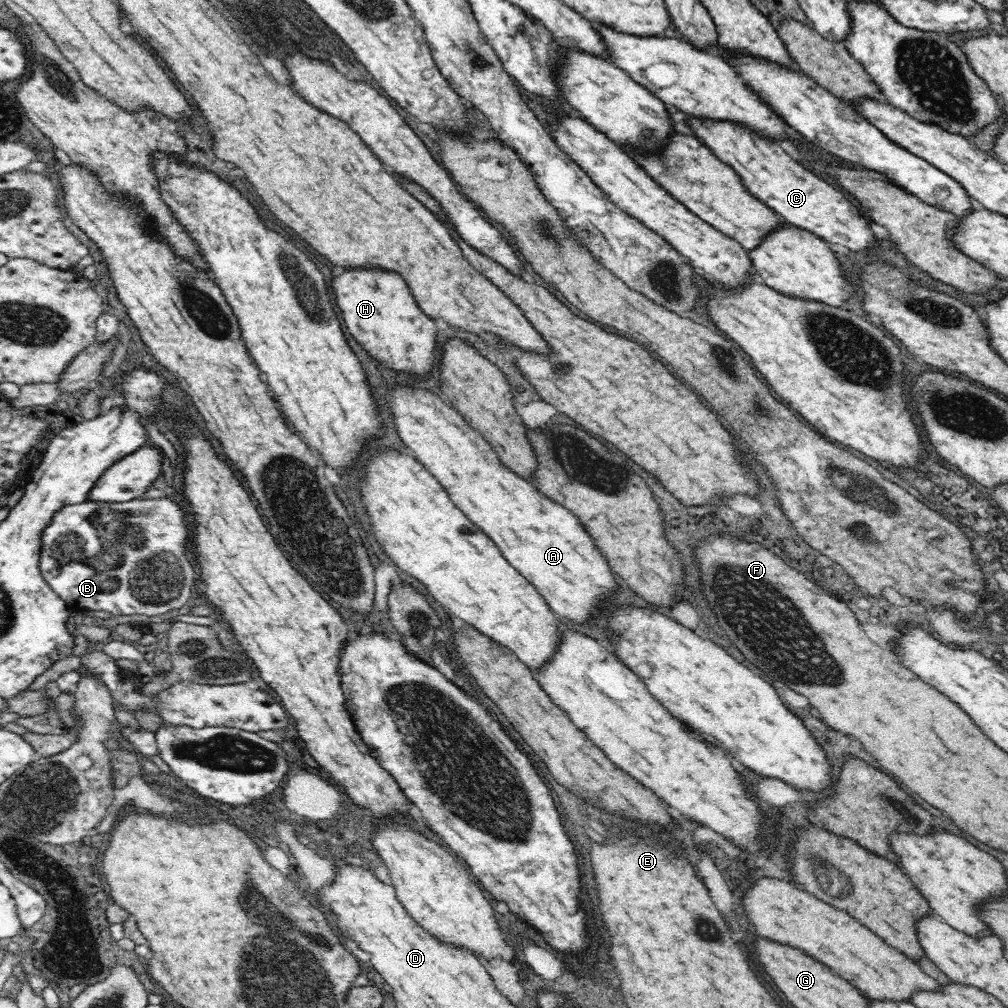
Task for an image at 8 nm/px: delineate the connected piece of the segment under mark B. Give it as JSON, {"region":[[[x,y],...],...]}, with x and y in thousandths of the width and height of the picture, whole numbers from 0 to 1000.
{"region":[[[157,494],[155,496],[133,495],[127,498],[118,499],[91,499],[87,497],[79,500],[64,502],[56,508],[50,520],[44,525],[42,531],[41,553],[39,554],[39,564],[43,569],[44,576],[48,581],[65,597],[71,609],[74,607],[86,607],[89,605],[103,605],[112,610],[123,609],[143,609],[143,611],[157,611],[164,607],[169,607],[173,603],[185,600],[192,588],[192,562],[187,556],[187,546],[188,546],[188,519],[185,518],[185,509],[181,507],[179,499],[167,494]]]}

